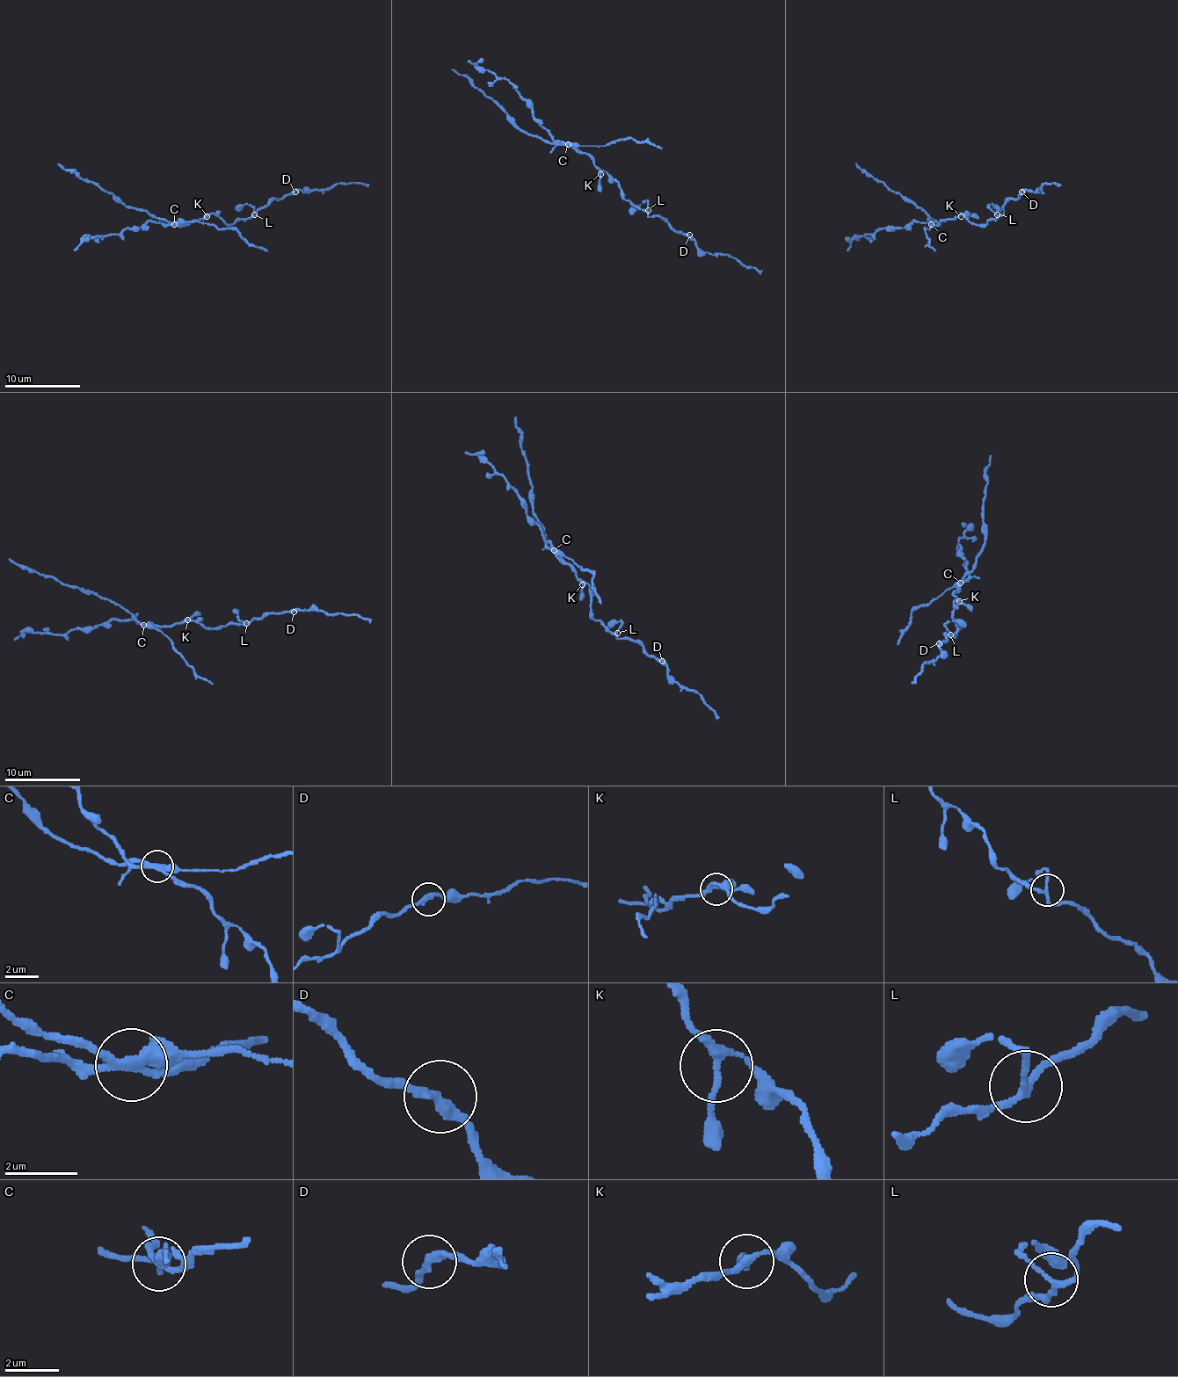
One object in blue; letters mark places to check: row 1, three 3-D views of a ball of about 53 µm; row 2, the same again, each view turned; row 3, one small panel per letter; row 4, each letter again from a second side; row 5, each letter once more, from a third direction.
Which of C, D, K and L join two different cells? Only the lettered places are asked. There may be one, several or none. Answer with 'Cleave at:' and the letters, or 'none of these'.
Cleave at: C

